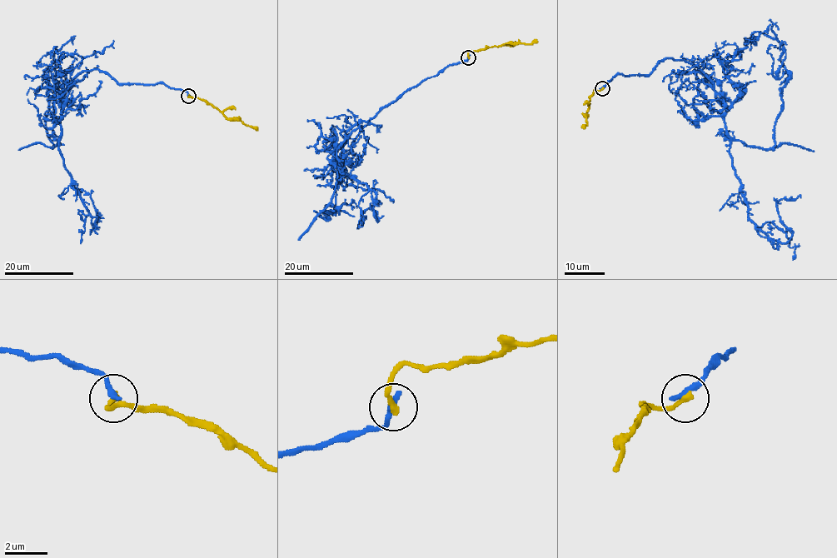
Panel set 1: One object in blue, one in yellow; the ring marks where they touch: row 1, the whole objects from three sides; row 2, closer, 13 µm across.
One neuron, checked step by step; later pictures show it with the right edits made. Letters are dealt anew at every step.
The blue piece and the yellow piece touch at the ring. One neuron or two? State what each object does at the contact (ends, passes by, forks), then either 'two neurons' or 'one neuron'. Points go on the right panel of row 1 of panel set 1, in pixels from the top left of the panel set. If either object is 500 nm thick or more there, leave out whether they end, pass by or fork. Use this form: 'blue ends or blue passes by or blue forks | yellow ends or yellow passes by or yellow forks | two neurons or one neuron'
blue ends | yellow ends | two neurons

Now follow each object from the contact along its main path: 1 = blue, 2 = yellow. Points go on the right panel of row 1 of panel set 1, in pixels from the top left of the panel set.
1: (602, 88), (685, 59), (714, 84), (726, 132), (770, 148), (789, 77), (784, 52), (773, 74), (776, 47)
2: (602, 88), (592, 93), (583, 128)

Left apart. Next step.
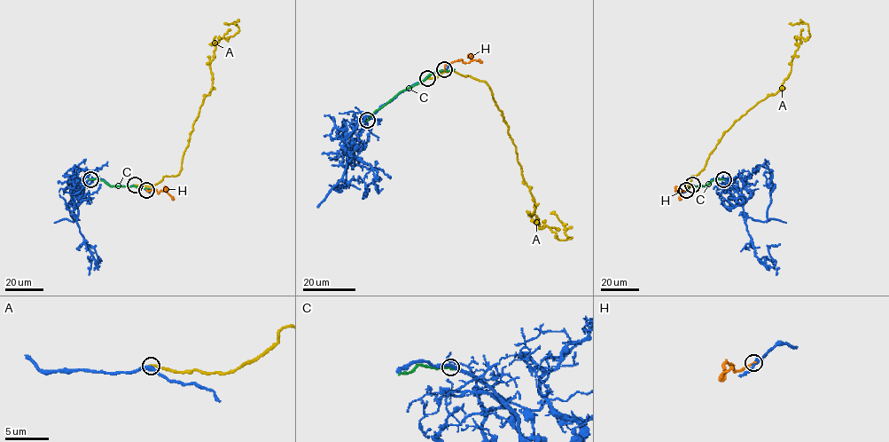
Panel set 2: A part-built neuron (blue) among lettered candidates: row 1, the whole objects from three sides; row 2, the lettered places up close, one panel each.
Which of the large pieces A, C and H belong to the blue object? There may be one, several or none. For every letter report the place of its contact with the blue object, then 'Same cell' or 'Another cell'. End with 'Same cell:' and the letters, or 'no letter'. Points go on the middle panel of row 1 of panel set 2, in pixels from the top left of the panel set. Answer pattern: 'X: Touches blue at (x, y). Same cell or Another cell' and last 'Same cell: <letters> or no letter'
A: Touches blue at (427, 78). Another cell
C: Touches blue at (367, 120). Another cell
H: Touches blue at (444, 69). Another cell
Same cell: no letter

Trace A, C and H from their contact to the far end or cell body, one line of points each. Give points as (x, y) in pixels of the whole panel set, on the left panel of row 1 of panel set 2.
A: (135, 185), (152, 186), (179, 173), (212, 88), (215, 43), (237, 32), (234, 23), (223, 23)
C: (90, 178), (104, 181), (110, 185), (135, 185), (154, 190)
H: (146, 189), (155, 189), (158, 193), (166, 190), (173, 197)

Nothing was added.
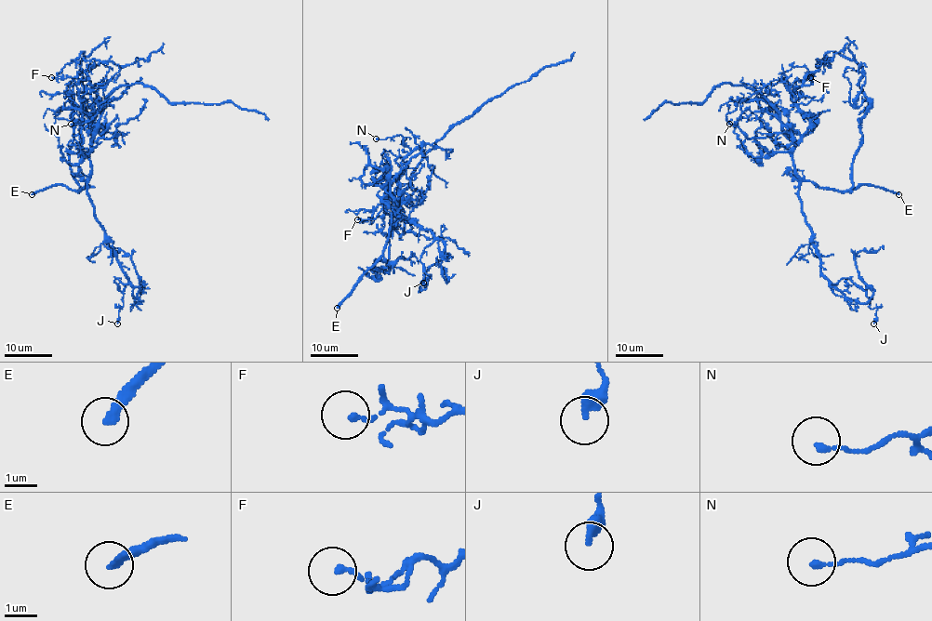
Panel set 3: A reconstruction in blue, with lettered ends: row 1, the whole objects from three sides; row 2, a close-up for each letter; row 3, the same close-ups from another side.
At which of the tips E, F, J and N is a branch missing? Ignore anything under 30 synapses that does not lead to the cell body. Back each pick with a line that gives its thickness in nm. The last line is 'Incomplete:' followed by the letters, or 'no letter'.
E: calibre 240 nm
Incomplete: E

